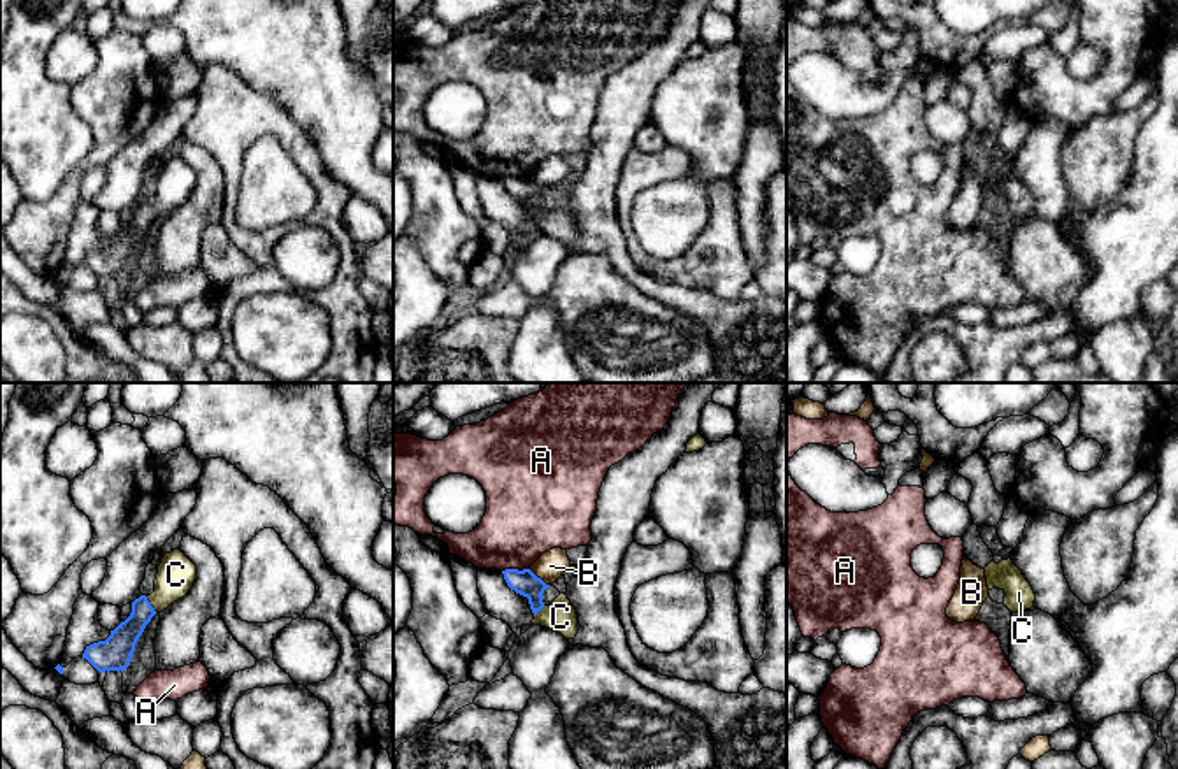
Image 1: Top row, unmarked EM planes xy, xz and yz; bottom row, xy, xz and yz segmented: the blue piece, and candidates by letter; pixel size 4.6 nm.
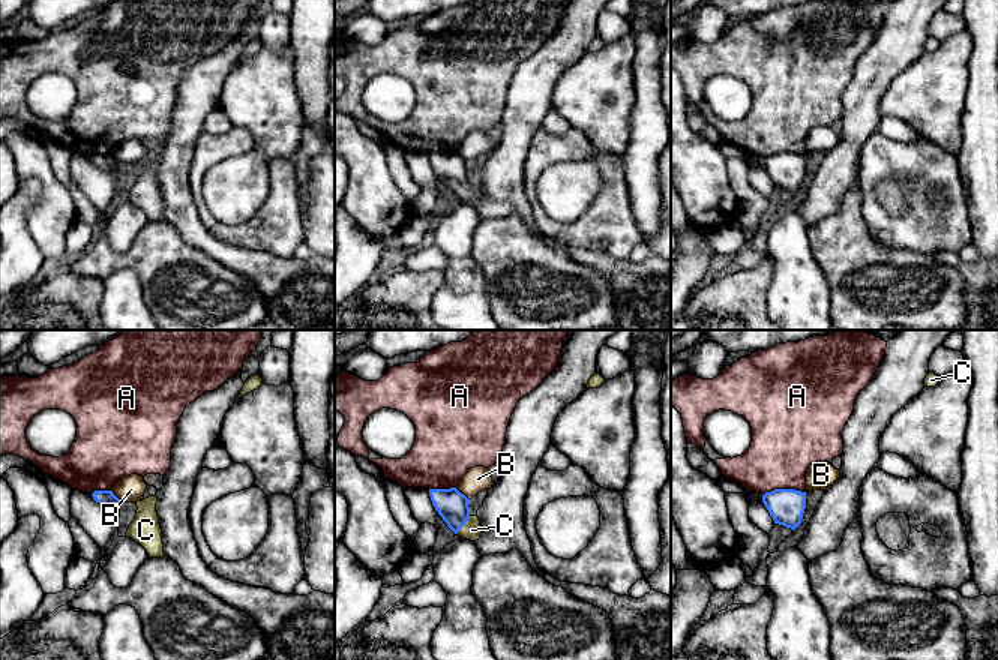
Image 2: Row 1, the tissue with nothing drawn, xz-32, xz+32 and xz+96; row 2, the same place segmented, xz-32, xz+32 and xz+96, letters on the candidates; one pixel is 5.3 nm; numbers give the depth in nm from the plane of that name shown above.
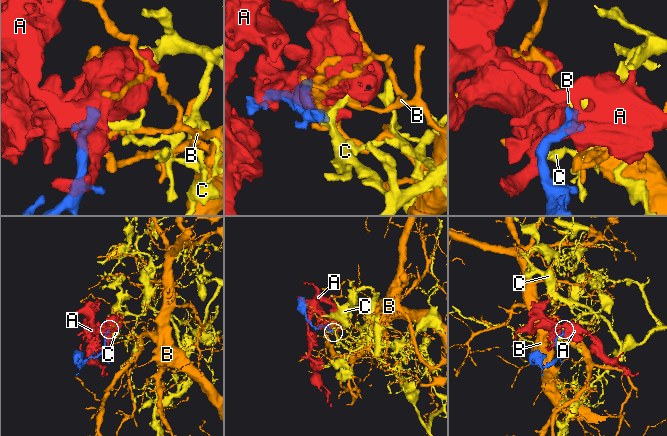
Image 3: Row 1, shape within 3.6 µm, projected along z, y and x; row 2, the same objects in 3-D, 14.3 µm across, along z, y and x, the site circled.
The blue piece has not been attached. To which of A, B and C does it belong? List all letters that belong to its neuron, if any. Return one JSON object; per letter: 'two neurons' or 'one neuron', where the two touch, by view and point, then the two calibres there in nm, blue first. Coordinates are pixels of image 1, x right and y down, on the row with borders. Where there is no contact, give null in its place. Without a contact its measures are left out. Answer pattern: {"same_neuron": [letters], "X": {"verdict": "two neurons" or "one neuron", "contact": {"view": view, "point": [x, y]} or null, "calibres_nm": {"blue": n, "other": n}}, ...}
{"same_neuron": ["C"], "A": {"verdict": "two neurons", "contact": {"view": "xz", "point": [515, 569]}, "calibres_nm": {"blue": 120, "other": 380}}, "B": {"verdict": "two neurons", "contact": {"view": "xz", "point": [539, 578]}, "calibres_nm": {"blue": 120, "other": 140}}, "C": {"verdict": "one neuron", "contact": {"view": "xy", "point": [150, 604]}, "calibres_nm": {"blue": 140, "other": 180}}}

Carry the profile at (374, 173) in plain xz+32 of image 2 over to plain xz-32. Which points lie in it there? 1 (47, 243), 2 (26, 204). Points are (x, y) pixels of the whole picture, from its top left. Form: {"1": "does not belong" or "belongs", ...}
{"1": "belongs", "2": "does not belong"}

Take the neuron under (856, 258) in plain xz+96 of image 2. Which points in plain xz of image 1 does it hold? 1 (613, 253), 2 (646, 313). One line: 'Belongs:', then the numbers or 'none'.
Belongs: 2

